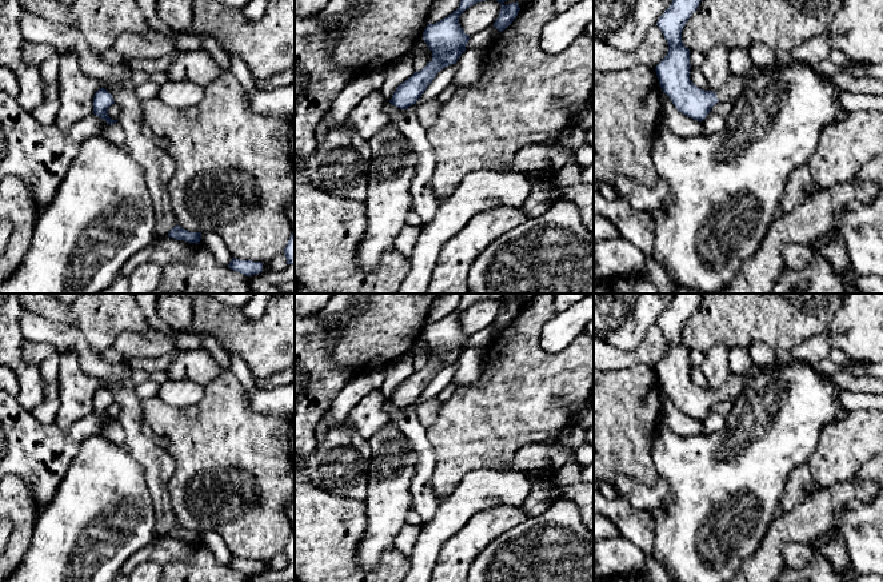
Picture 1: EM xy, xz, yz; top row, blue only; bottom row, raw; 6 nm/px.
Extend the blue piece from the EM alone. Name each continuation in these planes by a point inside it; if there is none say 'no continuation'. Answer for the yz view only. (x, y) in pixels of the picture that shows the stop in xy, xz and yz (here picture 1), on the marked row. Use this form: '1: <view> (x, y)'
1: yz (734, 87)

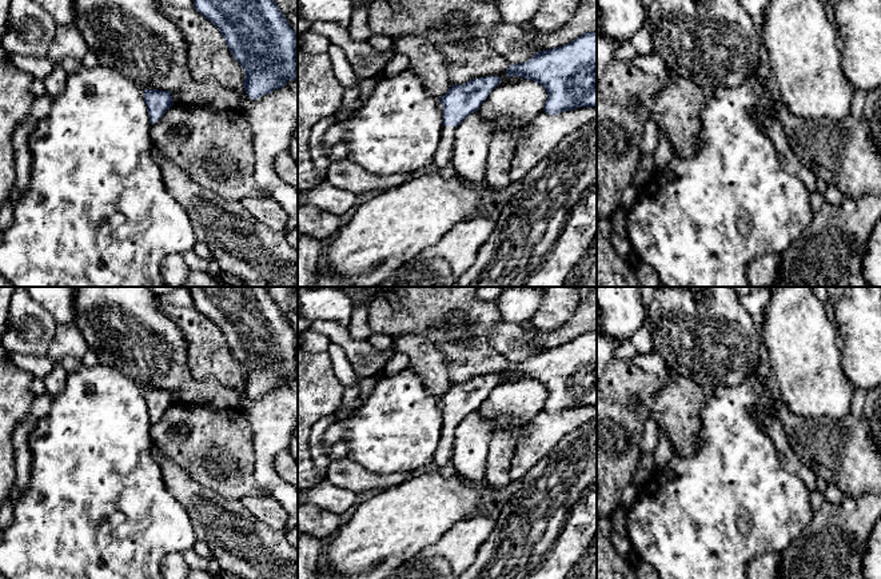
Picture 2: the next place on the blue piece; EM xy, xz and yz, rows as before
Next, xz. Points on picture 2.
1: xz (445, 151)

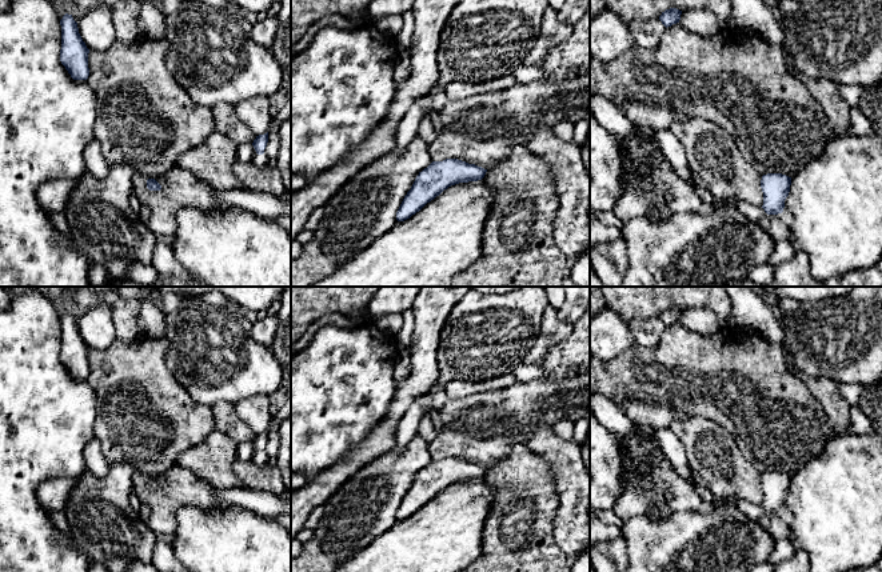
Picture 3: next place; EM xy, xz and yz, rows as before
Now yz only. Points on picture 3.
1: yz (757, 214)

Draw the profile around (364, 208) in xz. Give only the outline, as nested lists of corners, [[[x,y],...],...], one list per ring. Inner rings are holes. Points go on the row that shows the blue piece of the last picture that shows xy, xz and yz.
[[[418,133],[406,149],[392,148],[372,163],[360,169],[350,179],[324,205],[324,216],[314,232],[323,252],[338,265],[355,257],[376,239],[396,225],[396,212],[411,189],[416,176],[432,163],[428,152],[428,143]]]

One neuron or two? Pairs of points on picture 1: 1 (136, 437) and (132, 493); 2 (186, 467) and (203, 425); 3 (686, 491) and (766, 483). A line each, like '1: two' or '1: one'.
1: two
2: one
3: one

